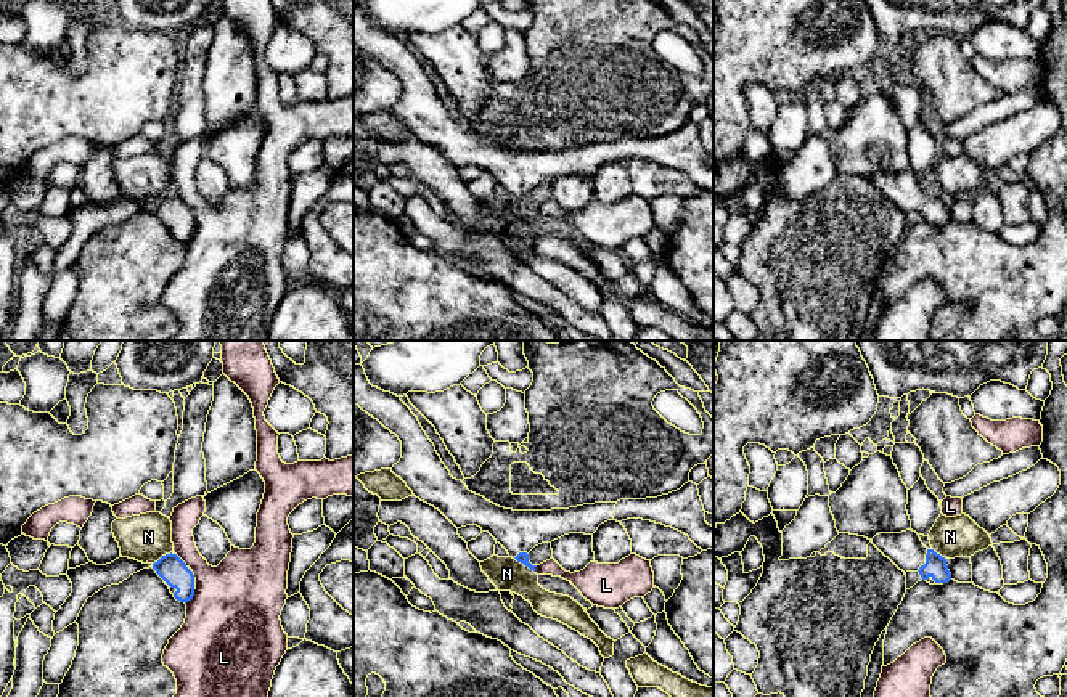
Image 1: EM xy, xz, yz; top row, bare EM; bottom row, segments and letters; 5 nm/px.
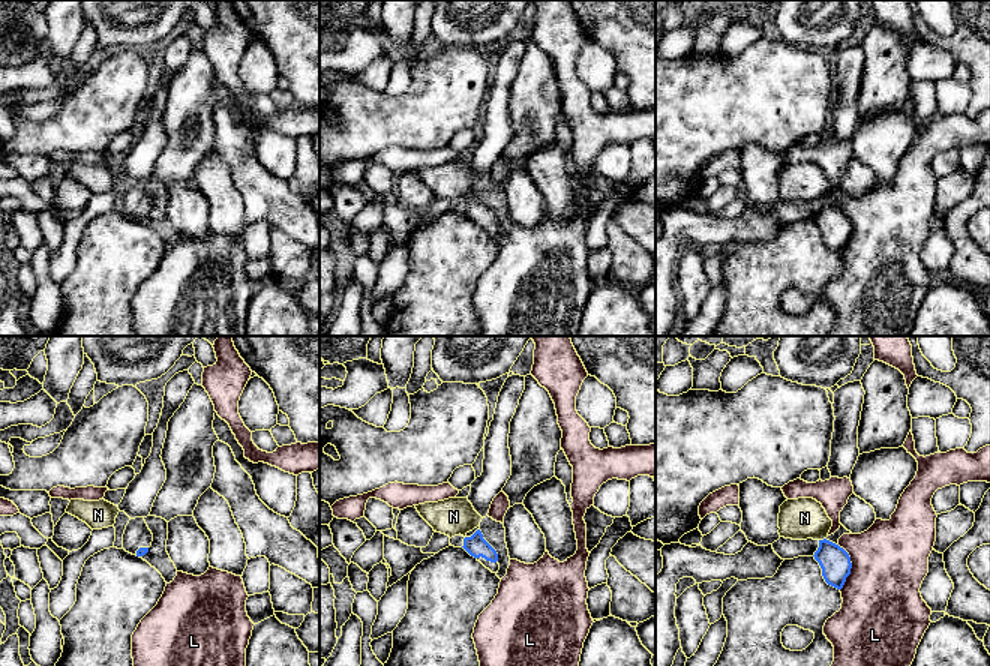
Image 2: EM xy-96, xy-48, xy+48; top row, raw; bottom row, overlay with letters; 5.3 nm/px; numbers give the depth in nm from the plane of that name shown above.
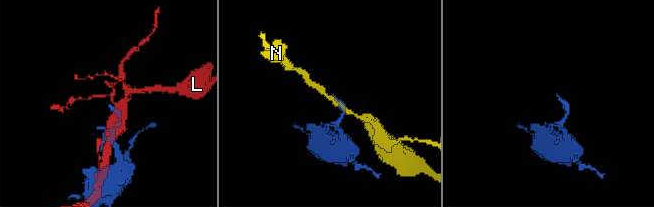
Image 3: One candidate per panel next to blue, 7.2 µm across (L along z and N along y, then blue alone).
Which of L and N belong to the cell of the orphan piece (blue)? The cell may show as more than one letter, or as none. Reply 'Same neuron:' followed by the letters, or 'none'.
Same neuron: none

